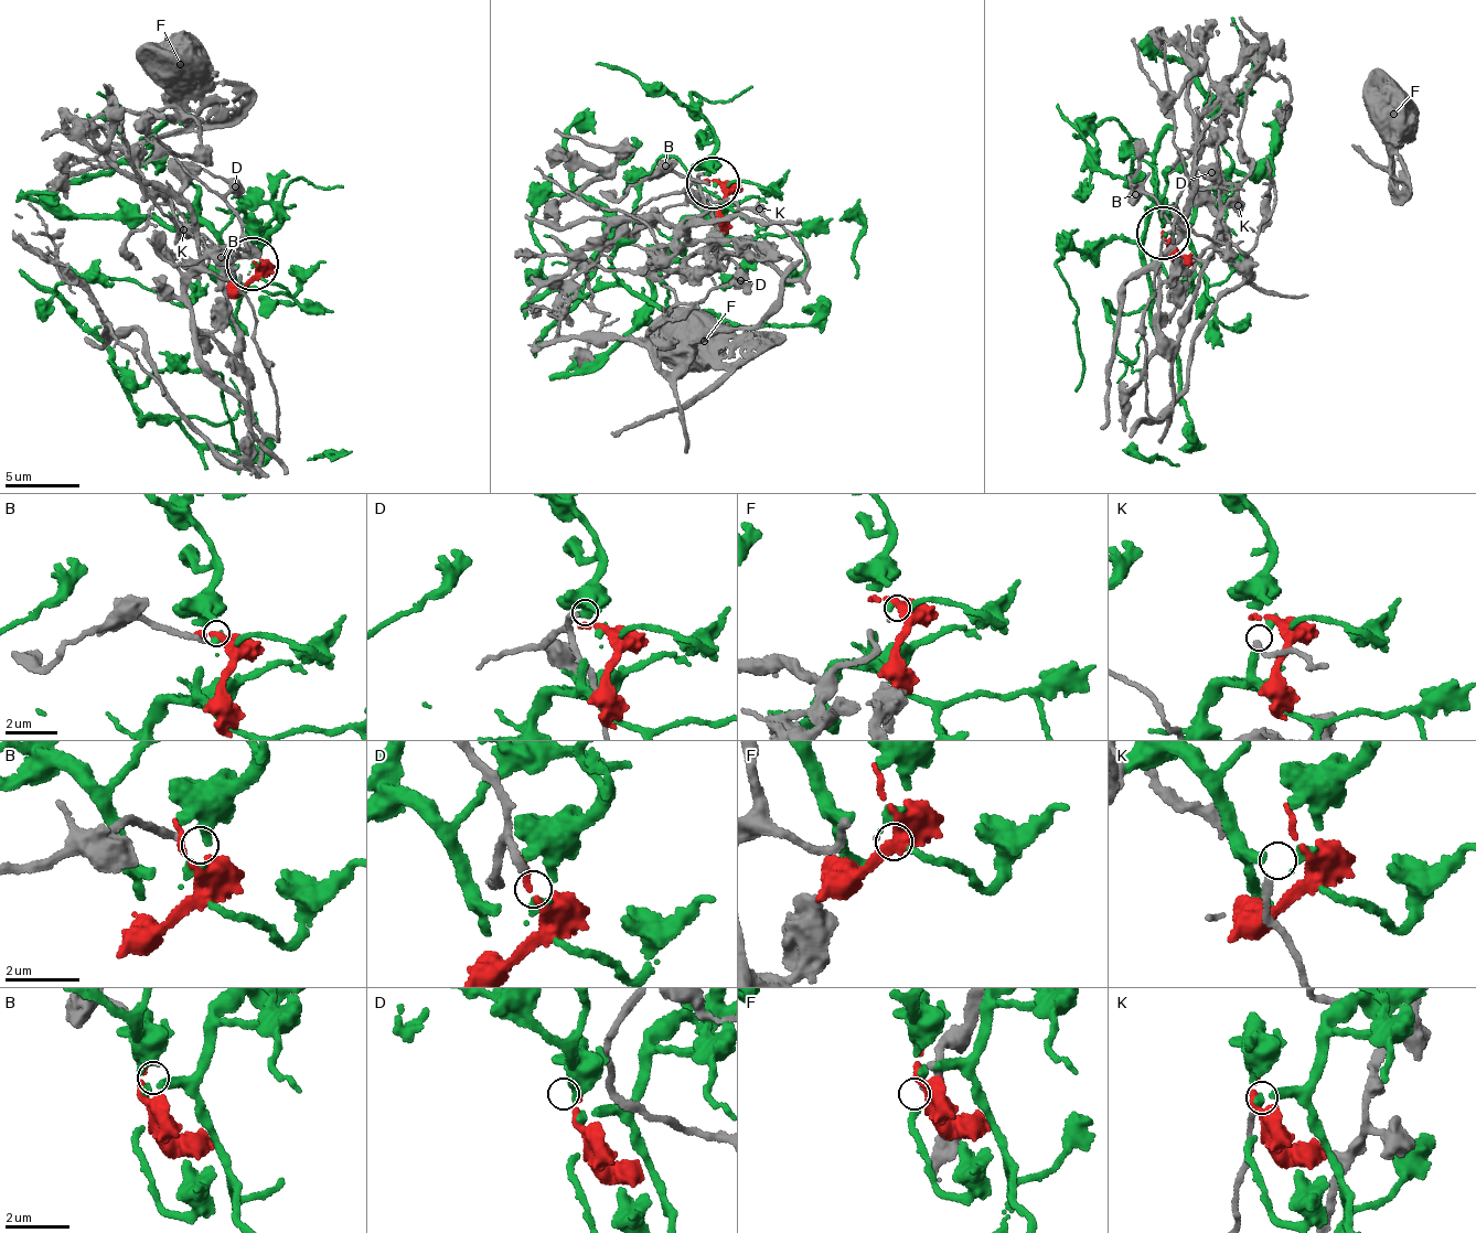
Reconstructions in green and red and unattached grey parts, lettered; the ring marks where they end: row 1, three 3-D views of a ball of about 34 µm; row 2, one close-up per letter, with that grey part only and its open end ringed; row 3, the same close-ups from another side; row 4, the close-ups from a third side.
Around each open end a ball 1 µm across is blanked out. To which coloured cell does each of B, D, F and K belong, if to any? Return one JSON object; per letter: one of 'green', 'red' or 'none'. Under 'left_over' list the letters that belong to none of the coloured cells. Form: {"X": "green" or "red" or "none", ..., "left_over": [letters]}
{"B": "none", "D": "none", "F": "none", "K": "none", "left_over": ["B", "D", "F", "K"]}

